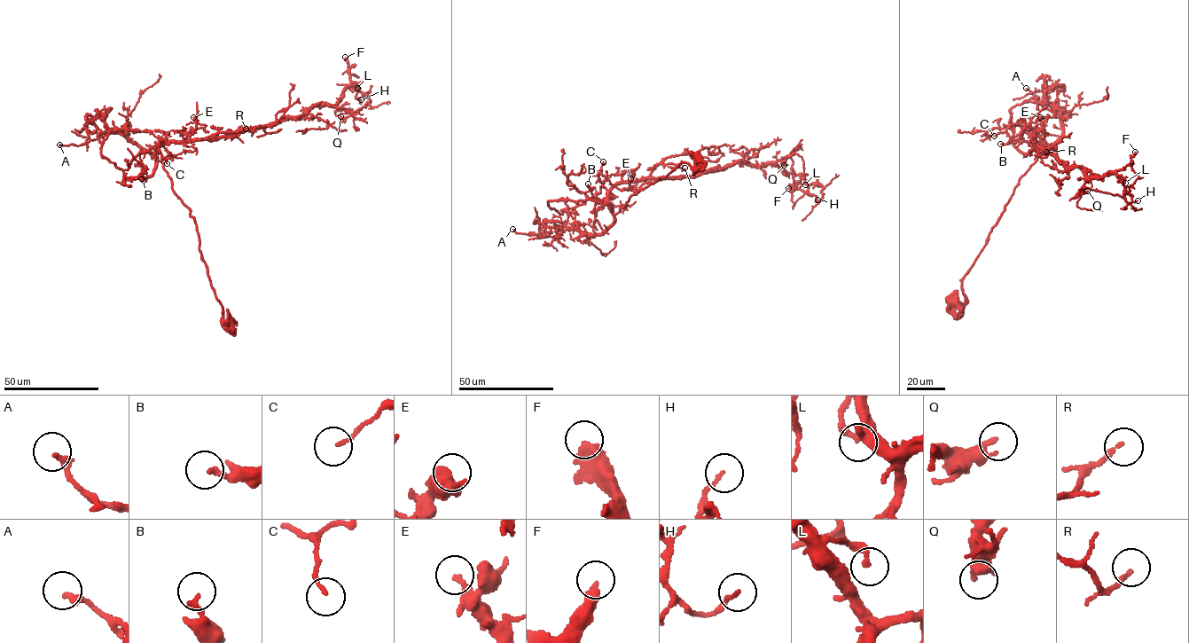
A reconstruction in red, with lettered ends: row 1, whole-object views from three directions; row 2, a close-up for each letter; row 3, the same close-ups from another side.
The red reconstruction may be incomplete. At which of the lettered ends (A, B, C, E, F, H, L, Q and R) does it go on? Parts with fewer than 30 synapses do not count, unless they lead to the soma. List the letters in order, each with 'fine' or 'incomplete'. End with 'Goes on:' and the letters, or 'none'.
A: fine
B: fine
C: fine
E: fine
F: fine
H: fine
L: fine
Q: fine
R: fine
Goes on: none

